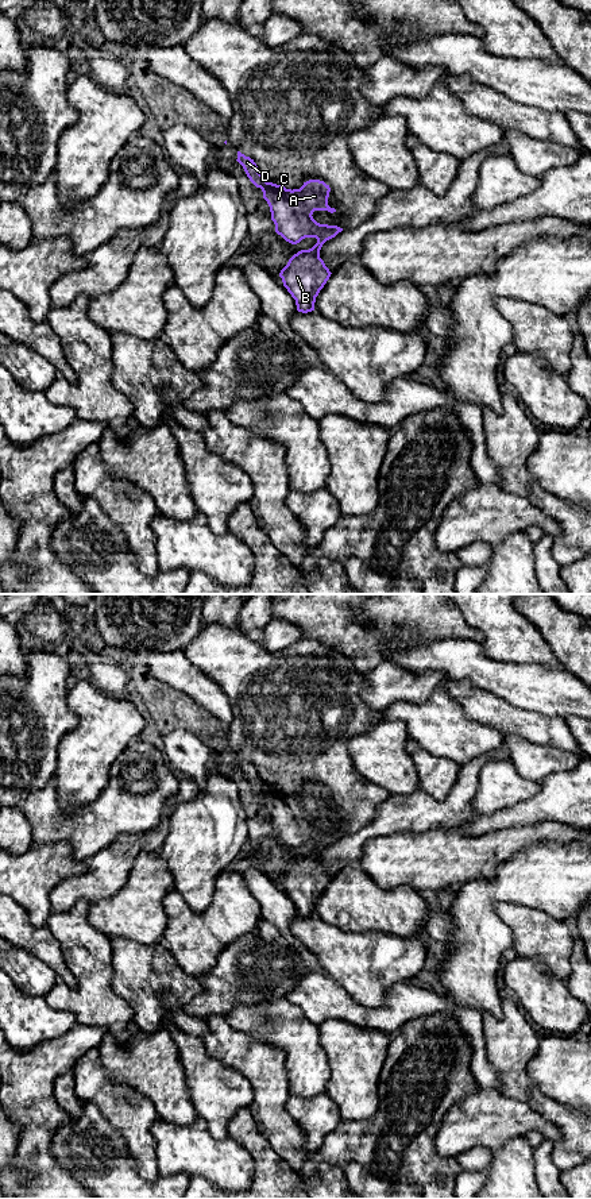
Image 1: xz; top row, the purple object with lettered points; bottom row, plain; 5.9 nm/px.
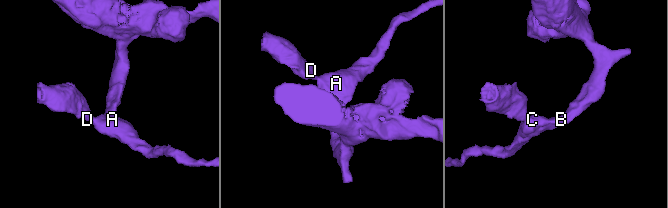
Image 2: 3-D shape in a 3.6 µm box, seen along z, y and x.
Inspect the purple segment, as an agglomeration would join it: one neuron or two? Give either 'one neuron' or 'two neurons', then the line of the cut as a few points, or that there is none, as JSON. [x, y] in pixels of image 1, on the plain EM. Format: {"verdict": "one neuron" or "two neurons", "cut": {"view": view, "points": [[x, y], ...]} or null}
{"verdict": "two neurons", "cut": {"view": "xz", "points": [[266, 786], [261, 793]]}}

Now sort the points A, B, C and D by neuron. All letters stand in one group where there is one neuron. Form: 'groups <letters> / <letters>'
groups A B C / D

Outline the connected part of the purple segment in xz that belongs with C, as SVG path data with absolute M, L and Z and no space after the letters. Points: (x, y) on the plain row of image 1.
M309 784L293 795L266 786L262 797L278 840L291 849L305 843L317 844L312 853L294 859L279 878L283 891L296 905L297 915L312 917L316 902L332 879L320 863L320 855L343 836L337 830L320 829L312 821L314 816L336 817L328 810L331 793L320 784Z

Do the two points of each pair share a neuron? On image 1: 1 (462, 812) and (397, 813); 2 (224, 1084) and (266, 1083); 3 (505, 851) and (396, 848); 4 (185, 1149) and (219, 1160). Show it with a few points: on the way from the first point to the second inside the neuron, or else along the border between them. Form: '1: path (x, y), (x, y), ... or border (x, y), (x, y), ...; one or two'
1: path (445, 813), (413, 813); one
2: border (224, 1064), (248, 1082), (248, 1107); two
3: path (478, 849), (423, 849); one
4: path (193, 1151), (211, 1159); one

